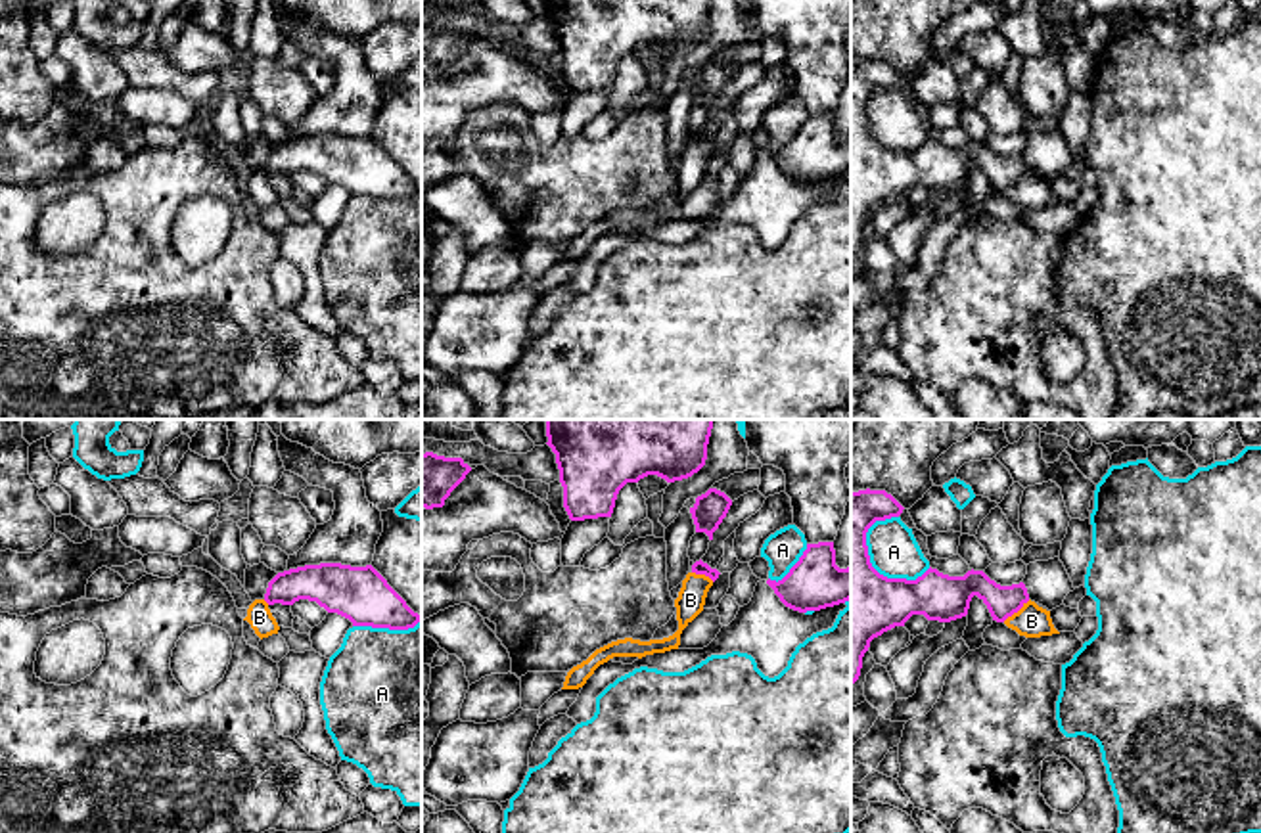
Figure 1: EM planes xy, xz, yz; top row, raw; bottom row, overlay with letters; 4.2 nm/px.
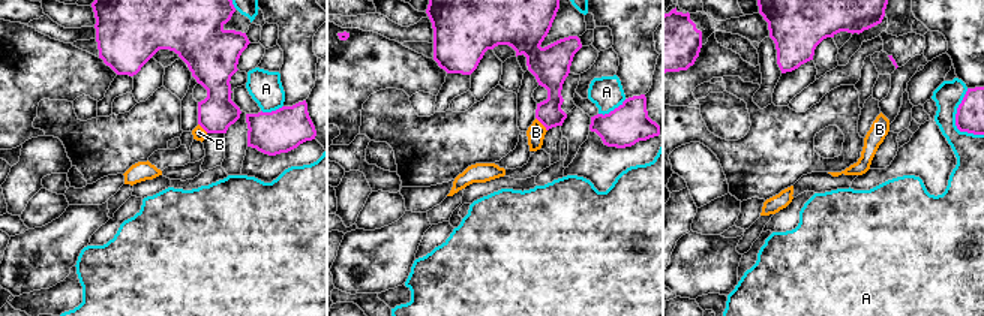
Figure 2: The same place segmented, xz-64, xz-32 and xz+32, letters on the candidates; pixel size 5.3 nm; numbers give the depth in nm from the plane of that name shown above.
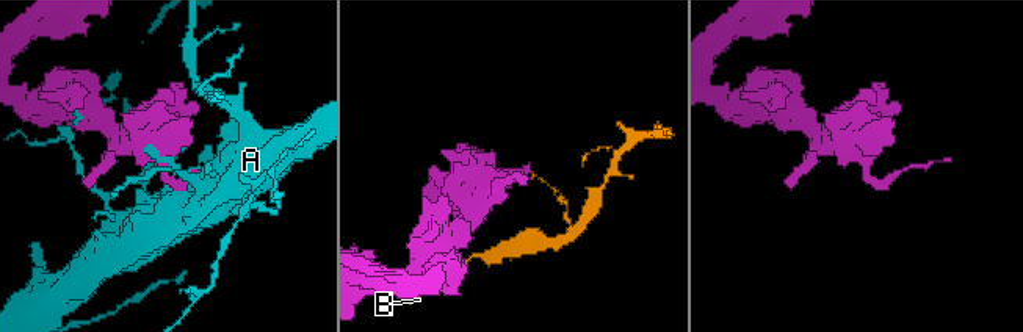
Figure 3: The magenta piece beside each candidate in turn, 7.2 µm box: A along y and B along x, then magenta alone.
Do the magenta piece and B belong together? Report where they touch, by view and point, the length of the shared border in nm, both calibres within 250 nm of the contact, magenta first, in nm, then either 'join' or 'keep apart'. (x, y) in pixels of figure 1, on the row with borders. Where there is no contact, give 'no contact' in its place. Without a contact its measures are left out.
meets magenta in yz at (1016, 611); contact 150 nm long; 140 nm thick on the magenta side, 140 nm on the other; keep apart

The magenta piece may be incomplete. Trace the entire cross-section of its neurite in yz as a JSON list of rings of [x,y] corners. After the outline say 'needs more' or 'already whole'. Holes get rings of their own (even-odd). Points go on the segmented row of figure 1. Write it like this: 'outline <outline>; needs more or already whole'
outline [[[885,490],[851,492],[851,686],[860,676],[870,642],[905,626],[912,615],[951,622],[966,617],[977,596],[993,620],[1004,622],[1029,601],[1023,582],[1000,586],[974,569],[949,576],[929,567],[916,580],[880,574],[870,563],[866,532],[876,521],[899,517],[903,509]]]; already whole

